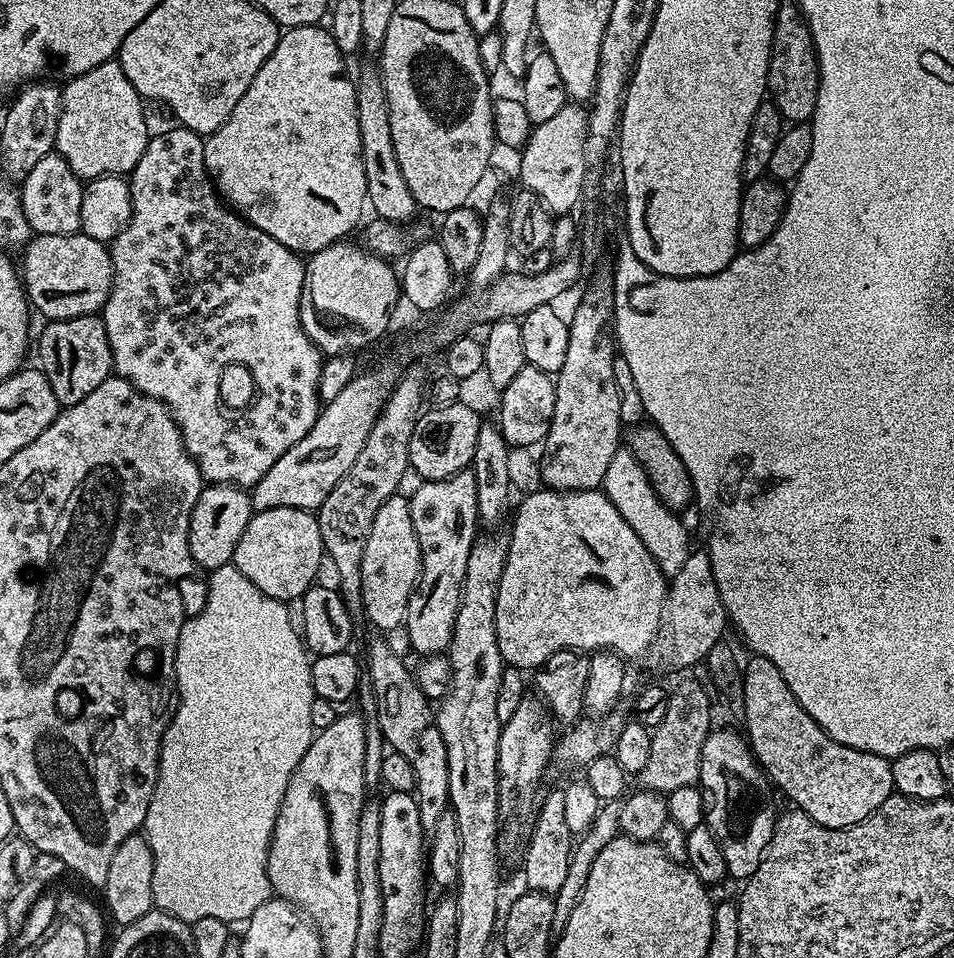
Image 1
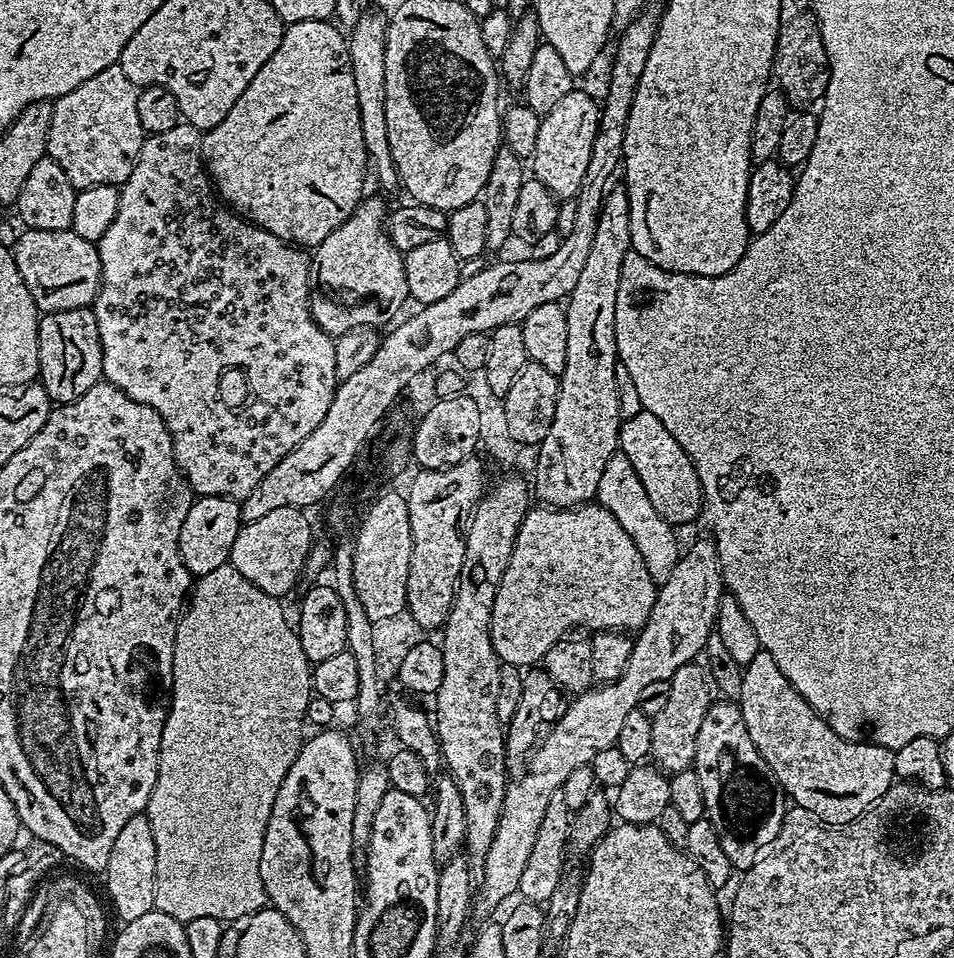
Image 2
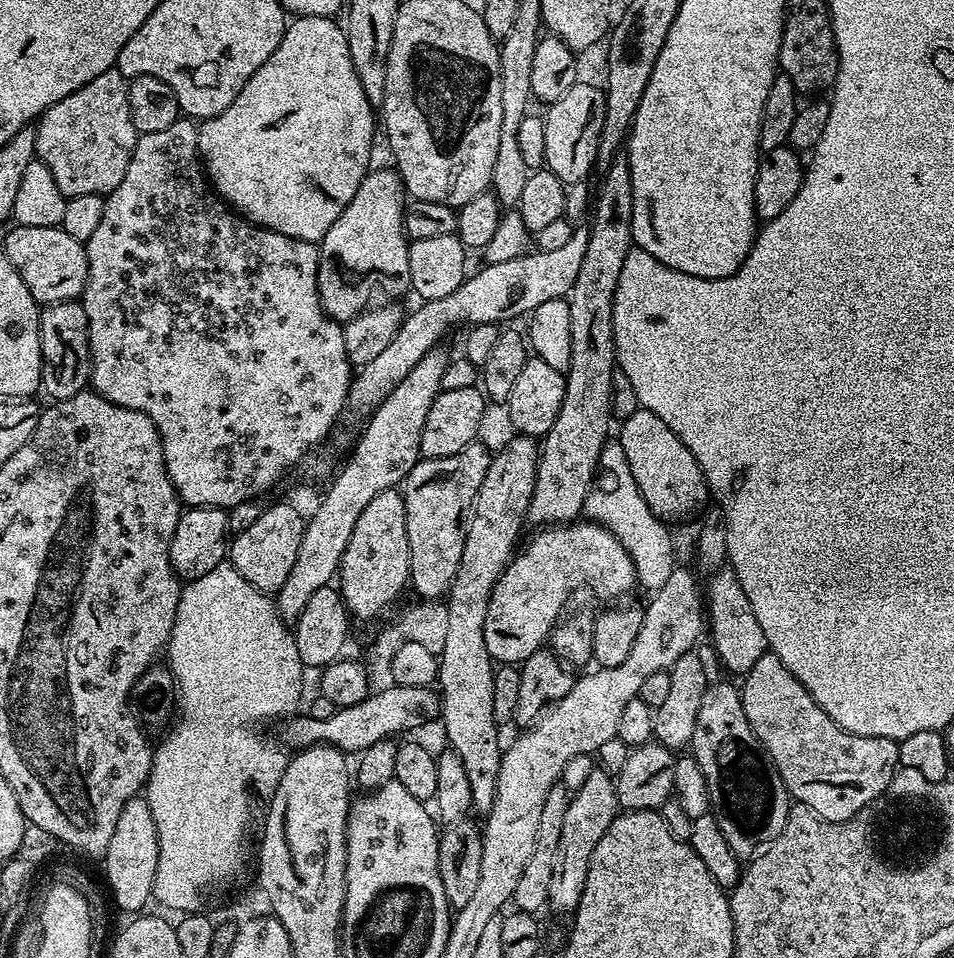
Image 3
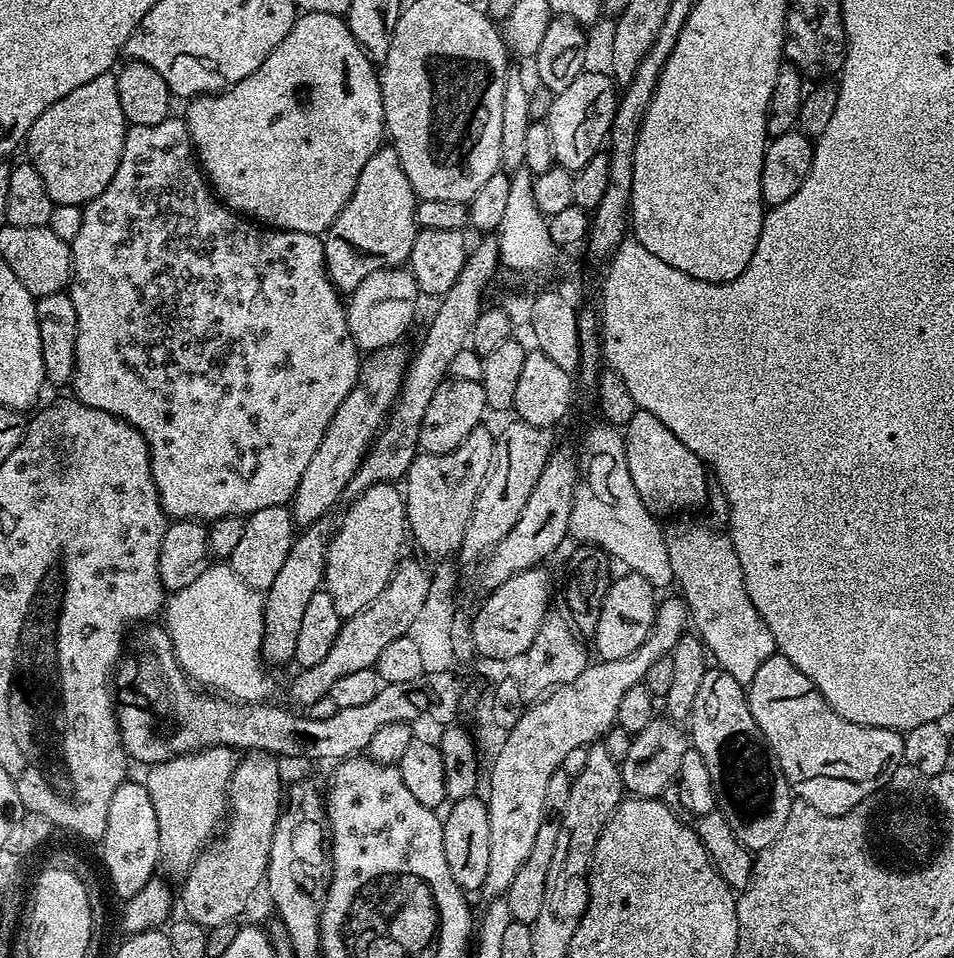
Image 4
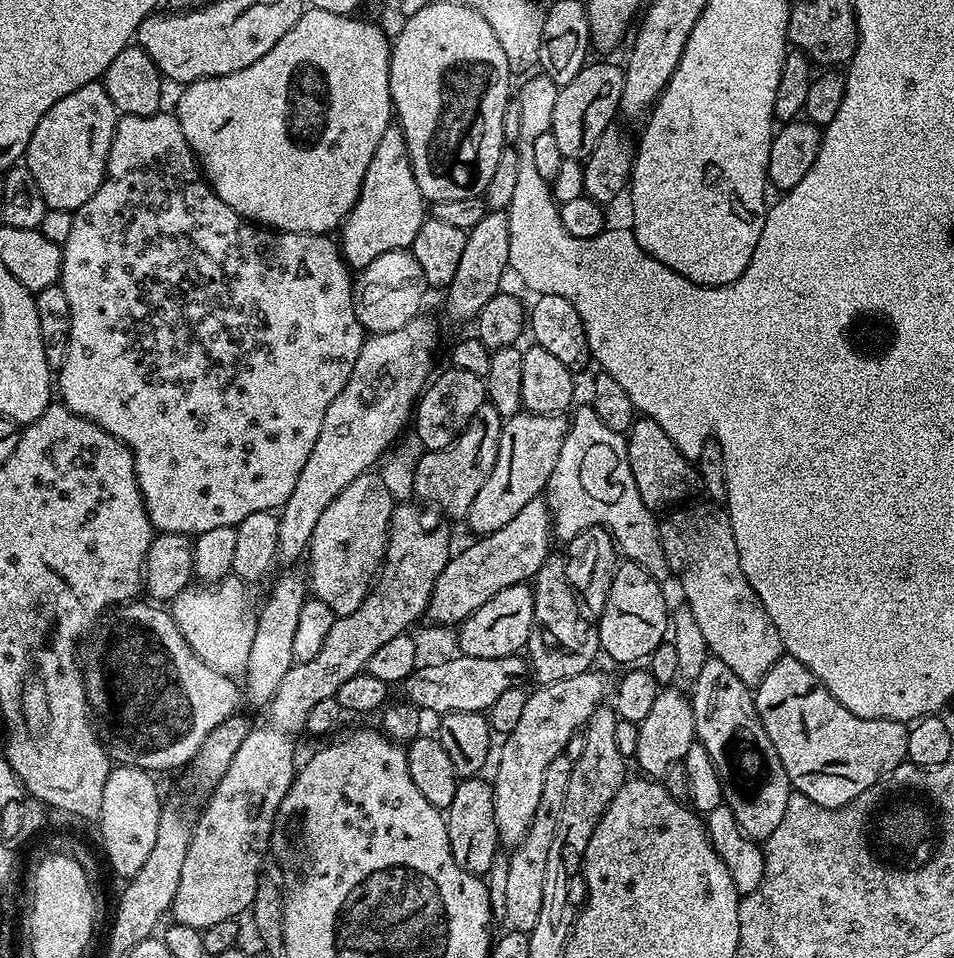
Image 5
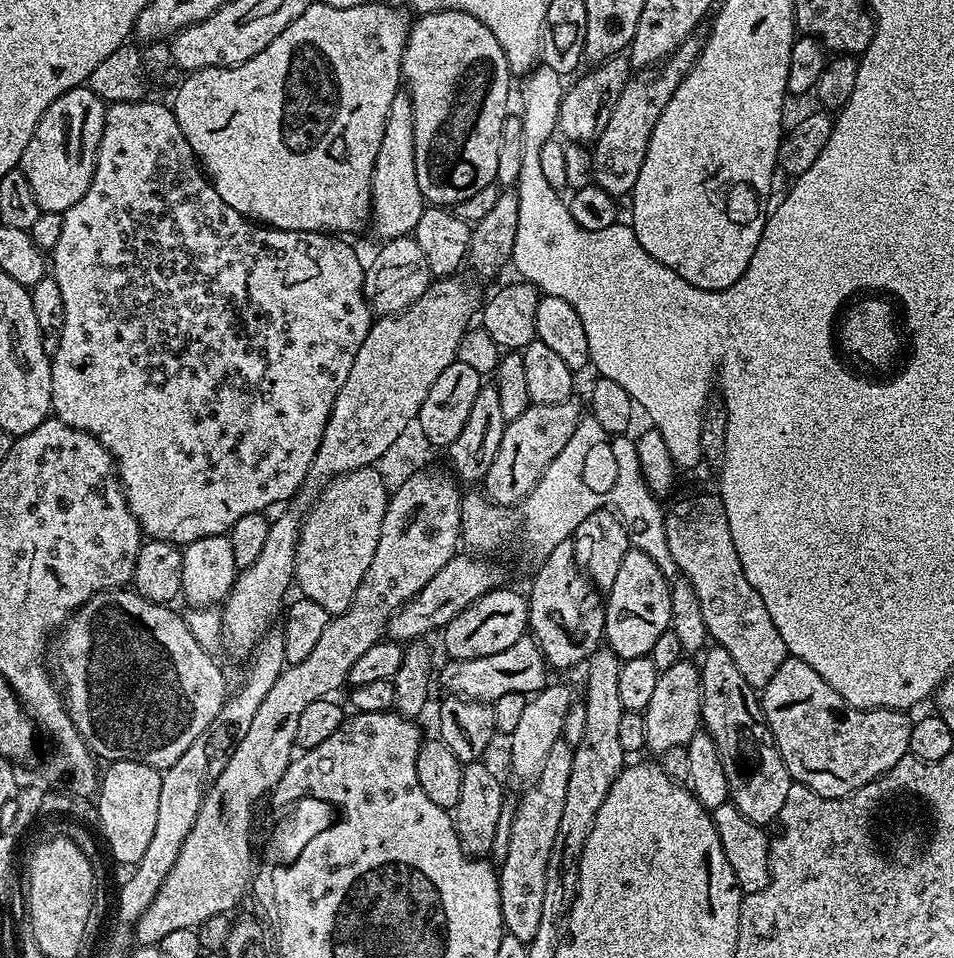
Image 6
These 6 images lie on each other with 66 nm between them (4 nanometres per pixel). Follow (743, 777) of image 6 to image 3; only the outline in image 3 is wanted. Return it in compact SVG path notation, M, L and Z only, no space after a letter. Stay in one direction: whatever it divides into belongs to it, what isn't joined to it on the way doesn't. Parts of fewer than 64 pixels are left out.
M709 683L699 707L697 725L694 726L690 743L690 754L696 759L698 766L702 766L712 815L721 827L726 842L741 860L751 859L785 828L792 799L788 795L788 787L782 782L774 762L768 757L768 751L764 749L758 734L754 734L746 718L740 689L735 683L733 685Z

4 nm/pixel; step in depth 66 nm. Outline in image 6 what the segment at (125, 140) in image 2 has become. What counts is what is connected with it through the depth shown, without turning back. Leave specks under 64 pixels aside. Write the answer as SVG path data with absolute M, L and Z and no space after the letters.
M87 86L71 88L48 107L22 154L19 169L26 174L41 212L70 210L92 181L98 146L104 129L105 101Z

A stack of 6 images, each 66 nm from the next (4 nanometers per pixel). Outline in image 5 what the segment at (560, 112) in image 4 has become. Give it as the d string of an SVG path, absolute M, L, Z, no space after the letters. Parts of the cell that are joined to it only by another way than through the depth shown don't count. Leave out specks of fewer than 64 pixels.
M585 64L580 73L569 84L563 85L558 94L558 103L554 105L554 122L551 132L558 141L558 150L562 150L565 160L583 161L594 150L598 138L608 128L613 127L620 111L624 70L616 64Z

